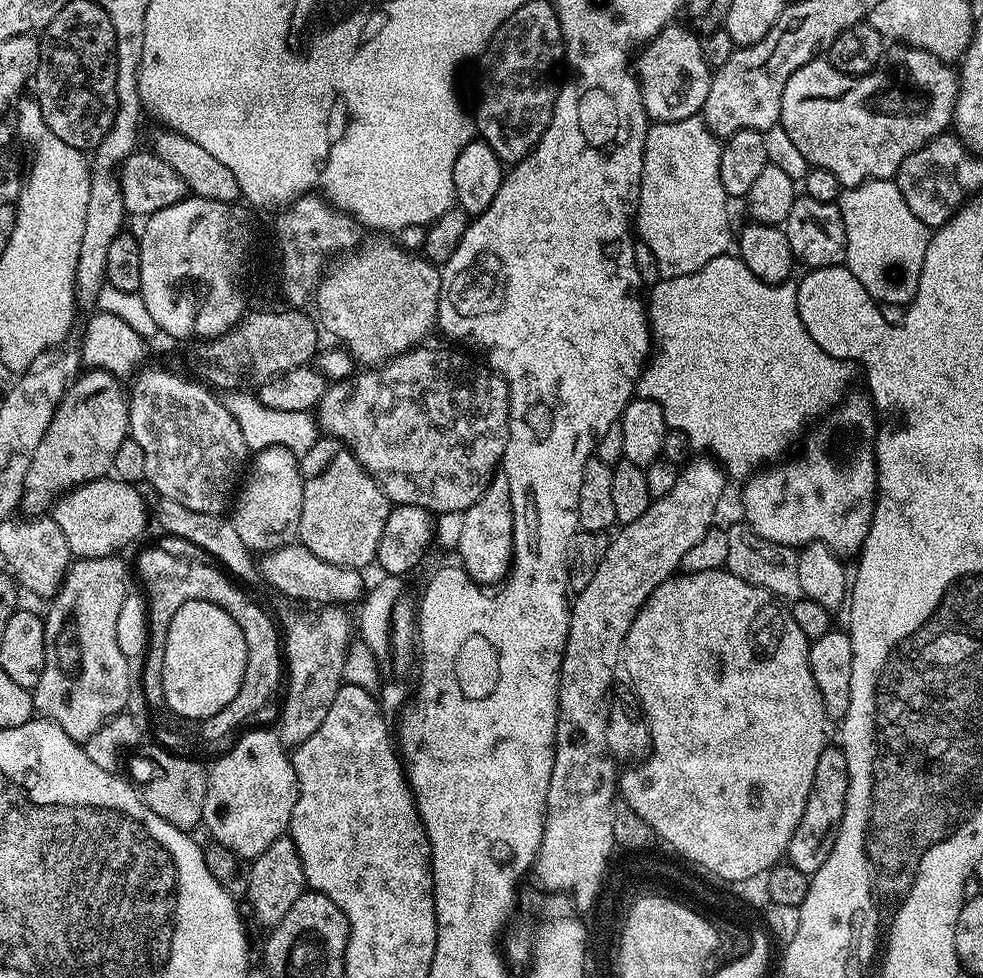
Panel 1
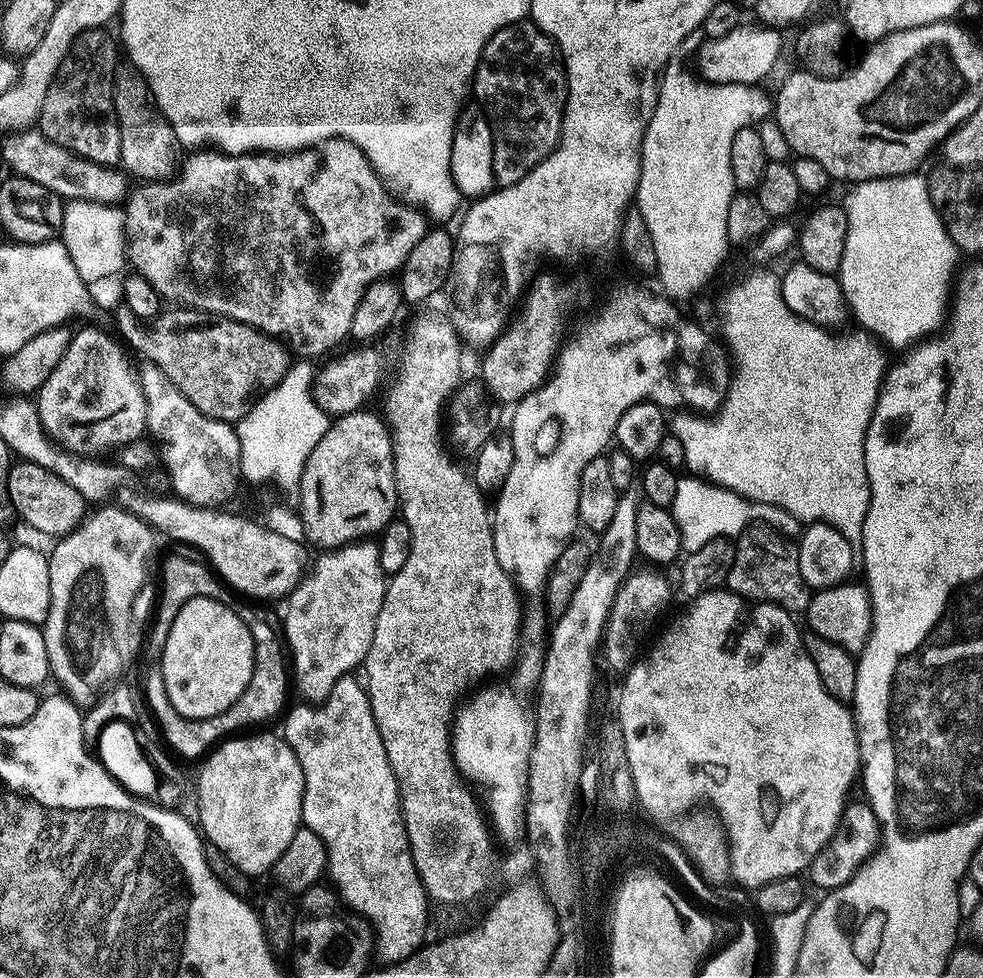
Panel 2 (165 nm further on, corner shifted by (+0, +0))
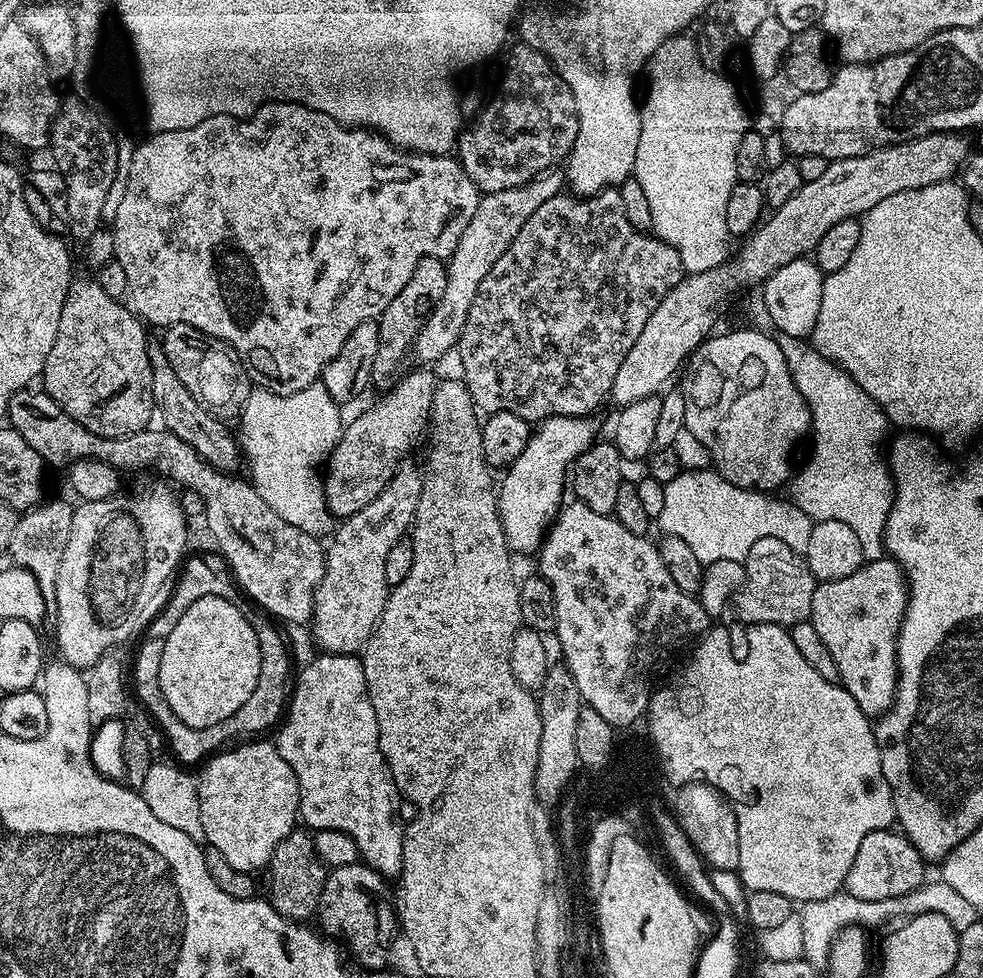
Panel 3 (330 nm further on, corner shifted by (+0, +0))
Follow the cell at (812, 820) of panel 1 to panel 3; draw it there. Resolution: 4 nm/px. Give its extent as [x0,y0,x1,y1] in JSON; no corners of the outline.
[843,830,926,902]

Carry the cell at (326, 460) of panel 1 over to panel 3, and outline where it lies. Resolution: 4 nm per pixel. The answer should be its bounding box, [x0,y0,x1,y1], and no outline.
[324,367,438,520]

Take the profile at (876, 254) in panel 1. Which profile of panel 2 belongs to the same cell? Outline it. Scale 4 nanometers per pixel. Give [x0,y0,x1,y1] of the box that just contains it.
[838,174,958,350]

